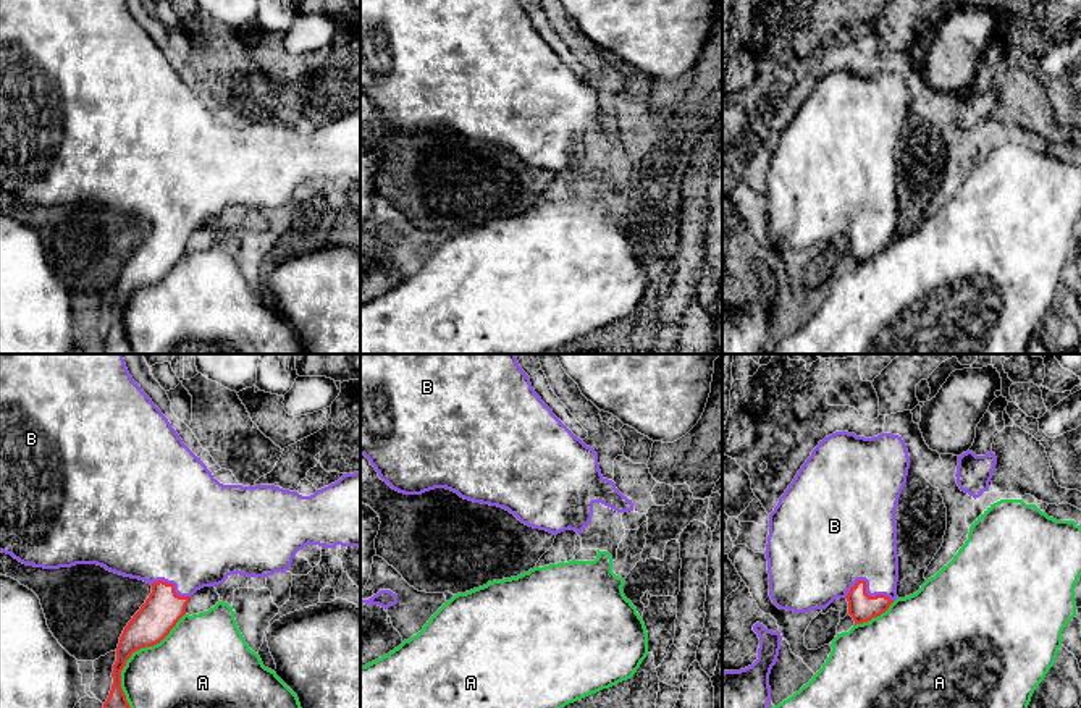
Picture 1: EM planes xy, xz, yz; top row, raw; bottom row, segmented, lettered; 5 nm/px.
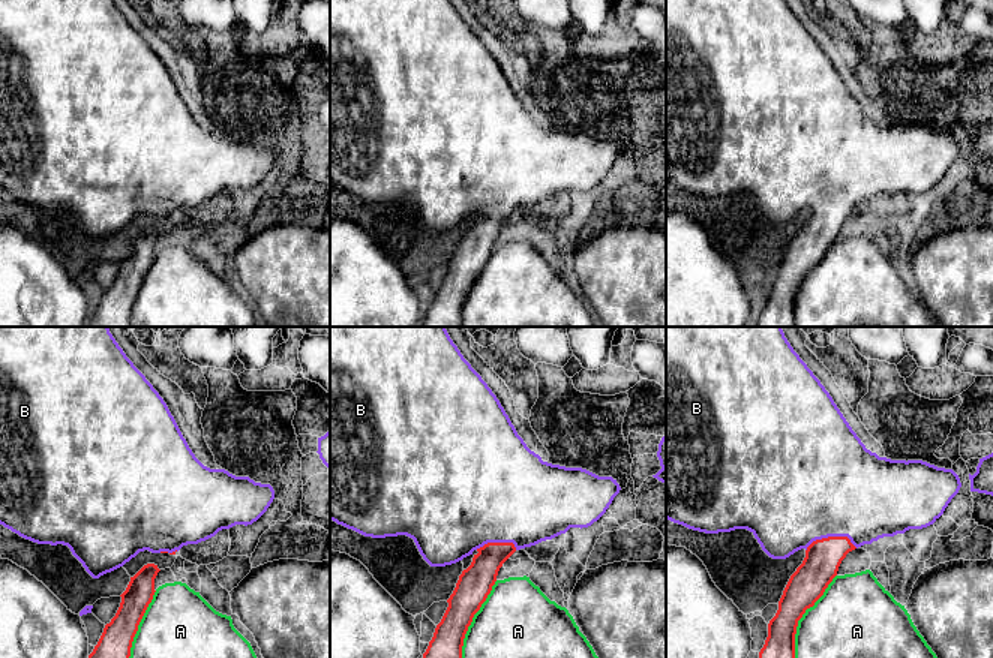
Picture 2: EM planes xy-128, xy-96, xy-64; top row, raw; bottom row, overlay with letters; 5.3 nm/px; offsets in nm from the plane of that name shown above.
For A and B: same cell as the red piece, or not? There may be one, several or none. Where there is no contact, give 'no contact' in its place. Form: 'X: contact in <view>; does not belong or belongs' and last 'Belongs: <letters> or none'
A: contact in xy; does not belong
B: contact in yz; belongs
Belongs: B

